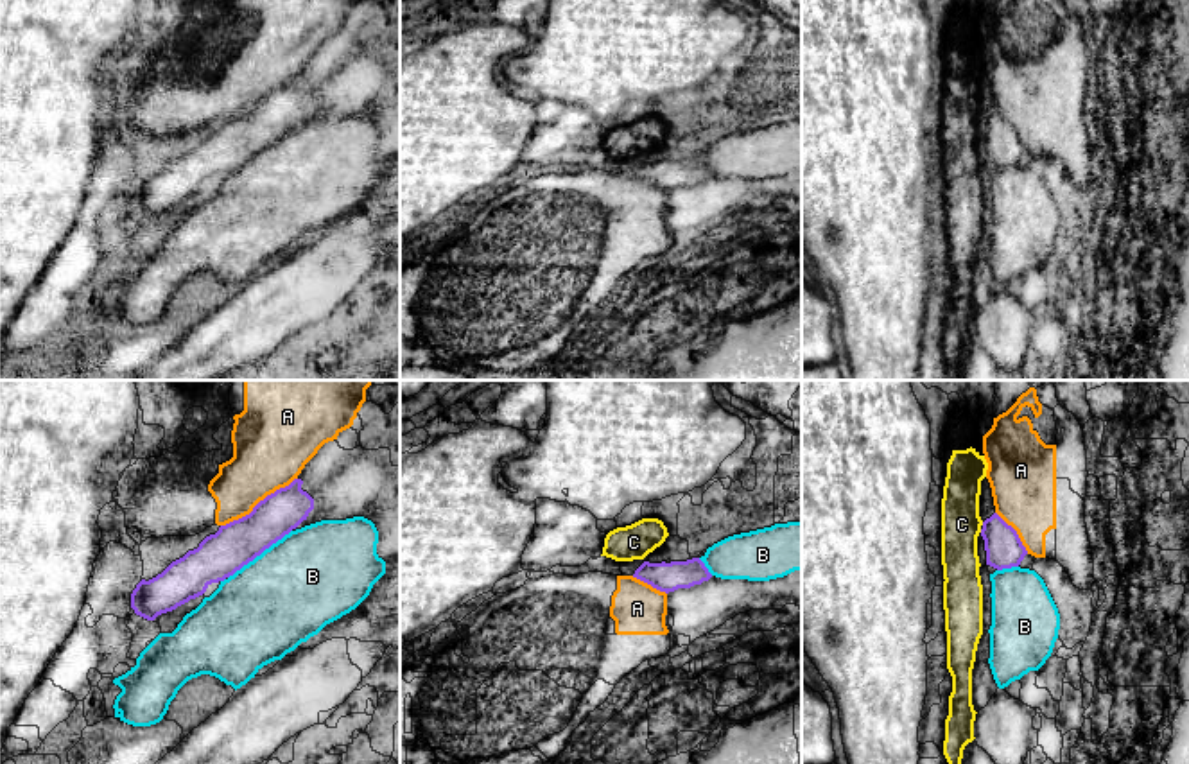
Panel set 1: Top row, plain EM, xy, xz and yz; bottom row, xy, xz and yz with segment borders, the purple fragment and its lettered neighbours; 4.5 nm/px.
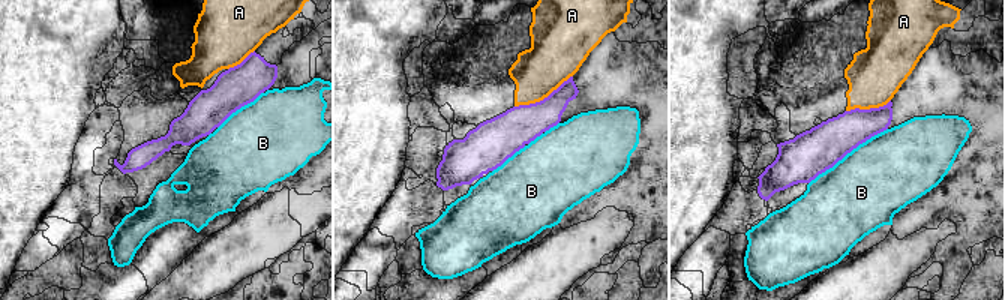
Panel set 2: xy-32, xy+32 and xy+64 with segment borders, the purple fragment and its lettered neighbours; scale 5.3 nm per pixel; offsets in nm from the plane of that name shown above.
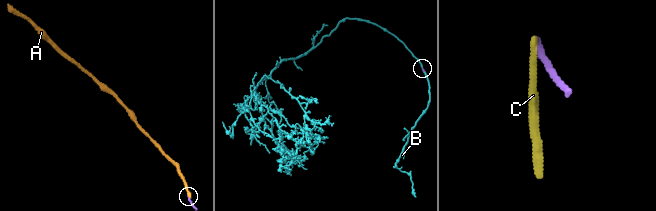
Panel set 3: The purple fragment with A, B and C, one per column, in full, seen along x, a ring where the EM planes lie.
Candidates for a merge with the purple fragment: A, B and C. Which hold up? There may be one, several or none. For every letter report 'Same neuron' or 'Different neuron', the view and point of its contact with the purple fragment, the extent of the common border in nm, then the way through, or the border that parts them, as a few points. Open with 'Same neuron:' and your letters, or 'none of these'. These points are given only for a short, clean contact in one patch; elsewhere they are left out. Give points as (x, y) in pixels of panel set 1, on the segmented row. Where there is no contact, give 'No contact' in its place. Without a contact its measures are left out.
Same neuron: none of these
A: Different neuron. Touches purple at xy (259, 503). Shared border 400 nm
B: Different neuron. Touches purple at xy (259, 555). Shared border 360 nm
C: Different neuron. No contact

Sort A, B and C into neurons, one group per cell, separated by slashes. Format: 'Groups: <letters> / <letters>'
Groups: A / B / C

